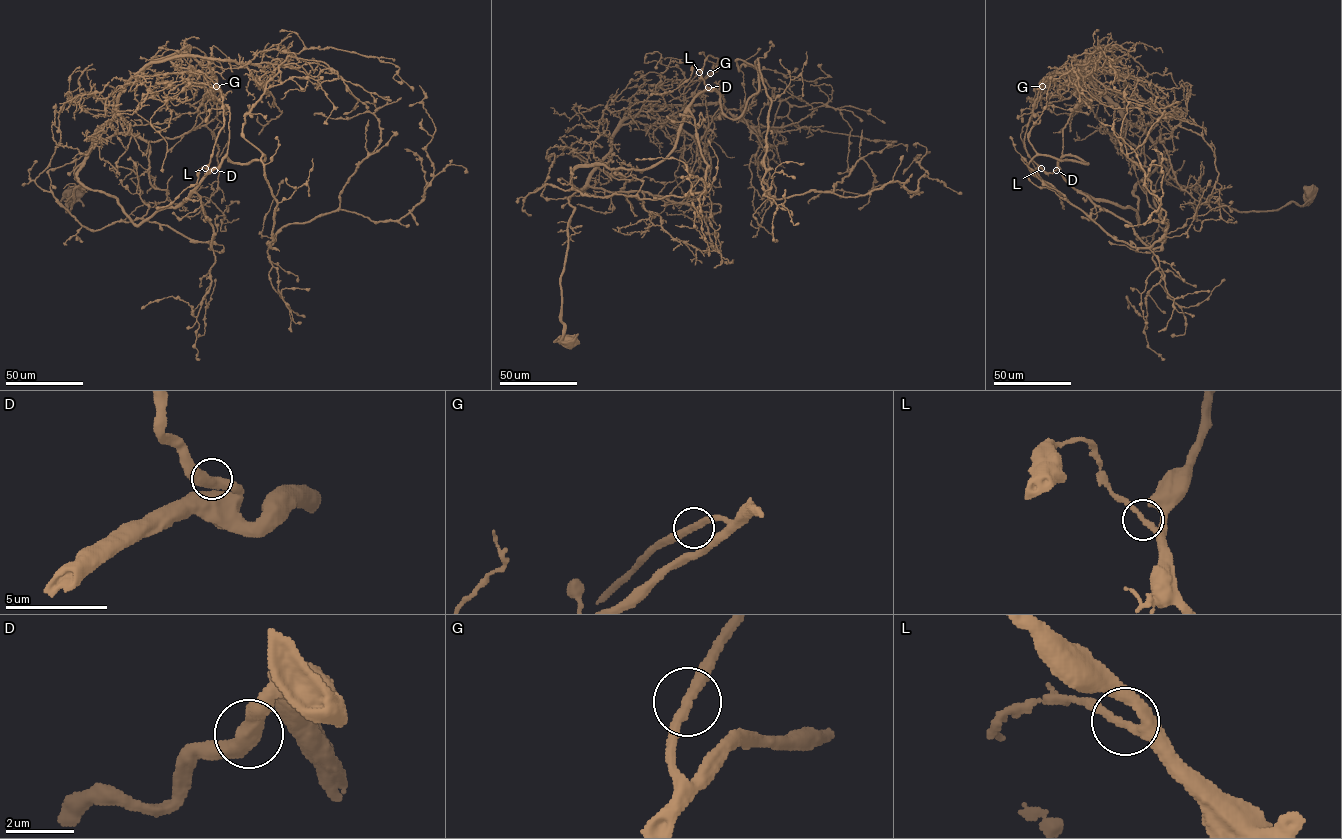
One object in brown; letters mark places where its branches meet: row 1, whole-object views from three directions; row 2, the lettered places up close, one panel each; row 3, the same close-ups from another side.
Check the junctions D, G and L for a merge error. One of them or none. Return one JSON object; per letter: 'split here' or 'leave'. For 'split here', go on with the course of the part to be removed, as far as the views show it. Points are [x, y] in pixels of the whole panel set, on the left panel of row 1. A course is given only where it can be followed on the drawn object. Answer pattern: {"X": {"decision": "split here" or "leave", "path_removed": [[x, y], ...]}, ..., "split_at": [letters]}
{"D": {"decision": "leave"}, "G": {"decision": "leave"}, "L": {"decision": "leave"}, "split_at": []}

